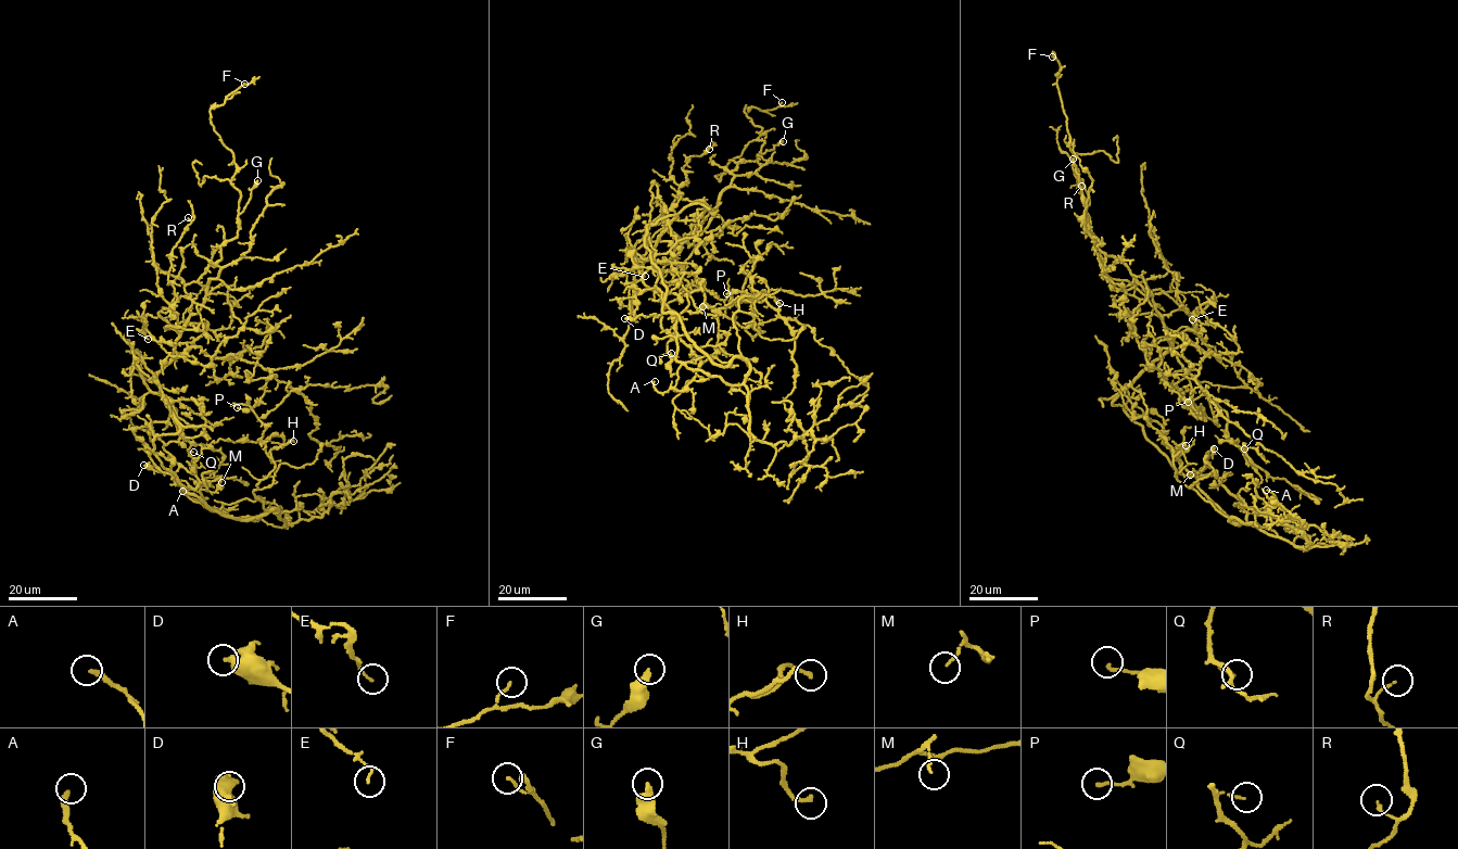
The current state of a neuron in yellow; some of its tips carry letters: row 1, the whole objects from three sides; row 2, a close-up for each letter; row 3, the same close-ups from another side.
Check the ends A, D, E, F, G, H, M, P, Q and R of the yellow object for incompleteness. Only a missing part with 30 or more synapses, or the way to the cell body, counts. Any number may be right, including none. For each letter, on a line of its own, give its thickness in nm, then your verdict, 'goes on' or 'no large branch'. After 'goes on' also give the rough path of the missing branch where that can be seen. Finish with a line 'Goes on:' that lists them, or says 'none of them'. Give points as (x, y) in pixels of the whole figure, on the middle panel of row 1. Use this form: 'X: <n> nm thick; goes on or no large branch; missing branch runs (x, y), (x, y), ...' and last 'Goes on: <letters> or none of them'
A: 280 nm thick; no large branch
D: 400 nm thick; no large branch
E: 100 nm thick; no large branch
F: 130 nm thick; no large branch
G: 440 nm thick; no large branch
H: 200 nm thick; no large branch
M: 150 nm thick; no large branch
P: 170 nm thick; no large branch
Q: 110 nm thick; no large branch
R: 120 nm thick; no large branch
Goes on: none of them

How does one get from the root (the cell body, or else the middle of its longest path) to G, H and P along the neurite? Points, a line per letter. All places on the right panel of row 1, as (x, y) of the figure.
G: (1132, 406), (1125, 390), (1170, 349), (1171, 340), (1152, 296), (1129, 268), (1099, 249), (1090, 235), (1073, 159)
H: (1132, 406), (1162, 426), (1180, 465), (1239, 524), (1175, 477), (1174, 457), (1178, 445), (1186, 445)
P: (1132, 406), (1125, 390), (1182, 333), (1201, 350), (1213, 353), (1187, 374), (1193, 394), (1183, 405), (1188, 402)

